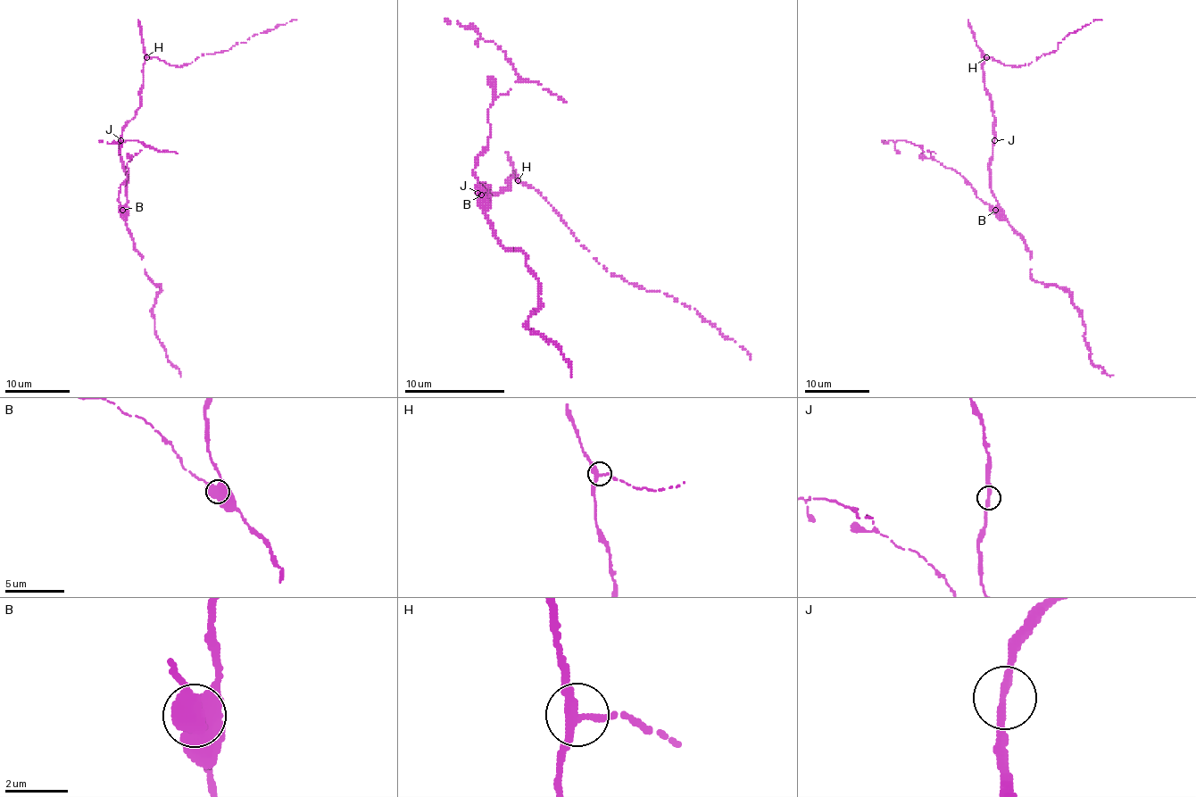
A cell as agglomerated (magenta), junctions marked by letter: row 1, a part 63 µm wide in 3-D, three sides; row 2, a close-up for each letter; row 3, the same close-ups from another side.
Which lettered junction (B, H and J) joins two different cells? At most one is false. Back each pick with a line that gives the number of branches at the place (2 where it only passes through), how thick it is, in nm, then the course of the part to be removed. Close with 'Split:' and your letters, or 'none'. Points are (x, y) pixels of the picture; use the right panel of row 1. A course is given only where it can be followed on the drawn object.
B: 2 branches meet; 600 nm thick; foreign part runs (996, 211), (979, 199), (959, 173), (941, 163), (921, 145), (904, 140), (884, 144), (882, 140)
Split: B

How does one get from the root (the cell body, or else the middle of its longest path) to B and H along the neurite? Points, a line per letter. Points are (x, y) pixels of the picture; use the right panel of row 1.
B: (994, 140), (989, 174), (991, 191), (998, 203), (996, 211)
H: (994, 140), (991, 95), (984, 87), (983, 70), (986, 57)

